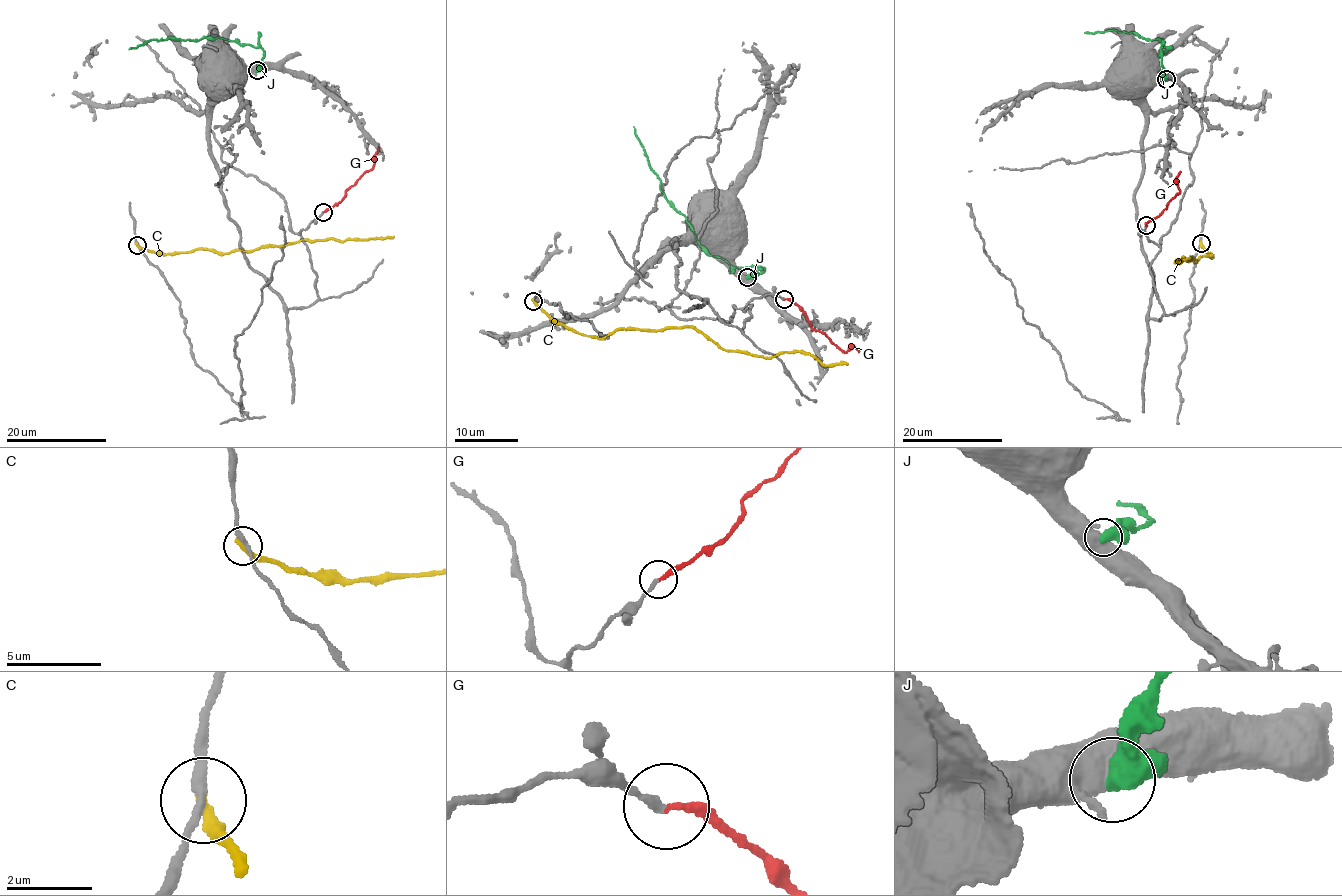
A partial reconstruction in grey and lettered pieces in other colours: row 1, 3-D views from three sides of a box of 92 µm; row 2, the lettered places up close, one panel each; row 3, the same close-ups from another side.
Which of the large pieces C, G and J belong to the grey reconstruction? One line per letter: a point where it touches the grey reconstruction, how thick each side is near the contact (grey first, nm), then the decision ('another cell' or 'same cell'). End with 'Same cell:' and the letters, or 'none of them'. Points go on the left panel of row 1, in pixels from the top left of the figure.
C: meets grey at (137, 245); 220 nm thick on the grey side, 320 nm on the other; another cell
G: meets grey at (323, 212); 200 nm thick on the grey side, 200 nm on the other; same cell
J: meets grey at (257, 70); 500 nm thick on the grey side, 440 nm on the other; another cell
Same cell: G

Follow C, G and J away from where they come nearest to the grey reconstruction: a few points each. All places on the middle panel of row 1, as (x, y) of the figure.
C: (534, 301), (581, 334), (693, 327), (730, 351), (771, 358), (804, 351), (824, 364), (847, 365)
G: (785, 298), (799, 307), (811, 326), (844, 352), (854, 347), (859, 351)
J: (746, 277), (763, 271), (759, 267), (730, 267), (698, 241), (687, 219), (665, 197), (660, 178), (633, 126)

